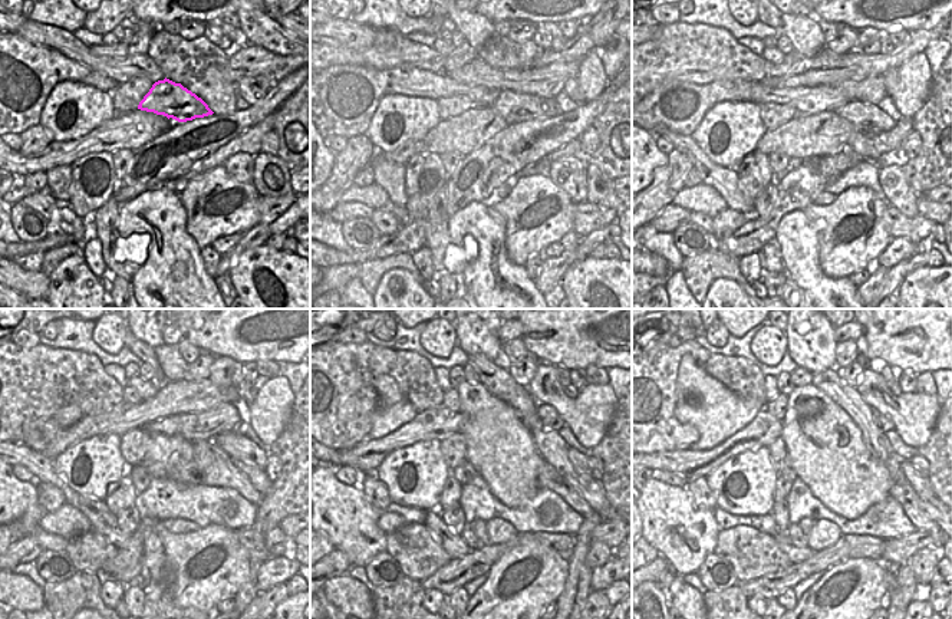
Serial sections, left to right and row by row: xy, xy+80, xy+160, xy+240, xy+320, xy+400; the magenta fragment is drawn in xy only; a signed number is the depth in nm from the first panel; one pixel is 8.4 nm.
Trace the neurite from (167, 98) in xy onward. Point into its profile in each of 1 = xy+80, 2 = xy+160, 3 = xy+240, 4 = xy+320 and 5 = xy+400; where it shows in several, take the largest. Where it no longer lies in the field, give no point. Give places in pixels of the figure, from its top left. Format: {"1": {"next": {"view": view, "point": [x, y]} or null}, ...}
{"1": {"next": {"view": "xy+80", "point": [511, 106]}}, "2": {"next": {"view": "xy+160", "point": [868, 118]}}, "3": {"next": {"view": "xy+240", "point": [239, 447]}}, "4": {"next": {"view": "xy+320", "point": [579, 460]}}, "5": {"next": {"view": "xy+400", "point": [921, 484]}}}

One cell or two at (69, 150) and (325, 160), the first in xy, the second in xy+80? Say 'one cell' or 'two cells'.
two cells

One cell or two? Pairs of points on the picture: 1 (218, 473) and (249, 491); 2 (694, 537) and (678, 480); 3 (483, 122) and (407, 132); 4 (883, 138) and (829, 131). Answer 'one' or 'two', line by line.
1: one
2: two
3: two
4: two

